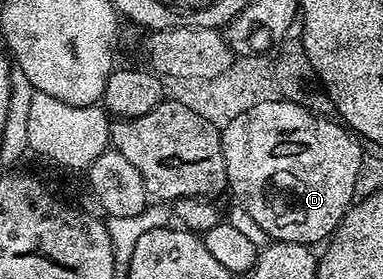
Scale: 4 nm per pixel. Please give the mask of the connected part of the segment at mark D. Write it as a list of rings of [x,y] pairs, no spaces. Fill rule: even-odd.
[[[262,104],[261,107],[253,108],[253,111],[240,115],[230,120],[225,127],[221,128],[221,141],[223,142],[223,158],[227,166],[227,188],[235,199],[241,203],[241,208],[254,221],[256,227],[262,228],[266,237],[270,241],[282,240],[283,242],[295,242],[296,244],[308,244],[317,246],[317,243],[328,241],[332,237],[334,225],[336,225],[337,217],[341,216],[344,211],[345,203],[348,203],[349,193],[352,191],[353,178],[356,176],[356,170],[359,168],[359,156],[357,148],[353,142],[349,140],[341,131],[332,124],[325,124],[324,121],[314,120],[299,108],[294,108],[291,104]]]

